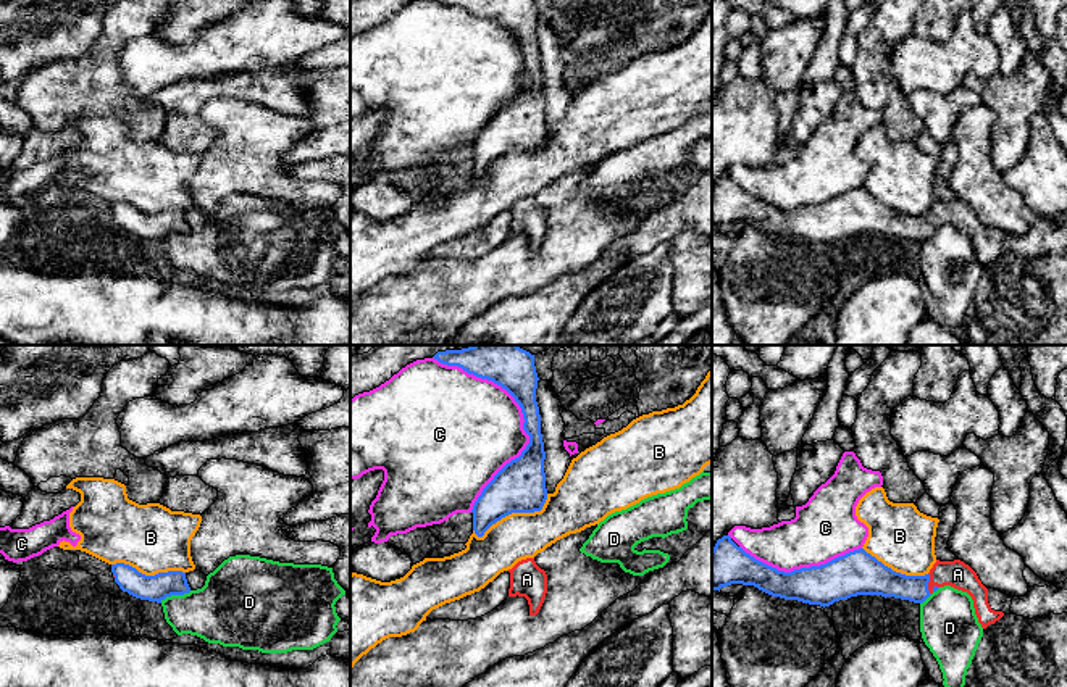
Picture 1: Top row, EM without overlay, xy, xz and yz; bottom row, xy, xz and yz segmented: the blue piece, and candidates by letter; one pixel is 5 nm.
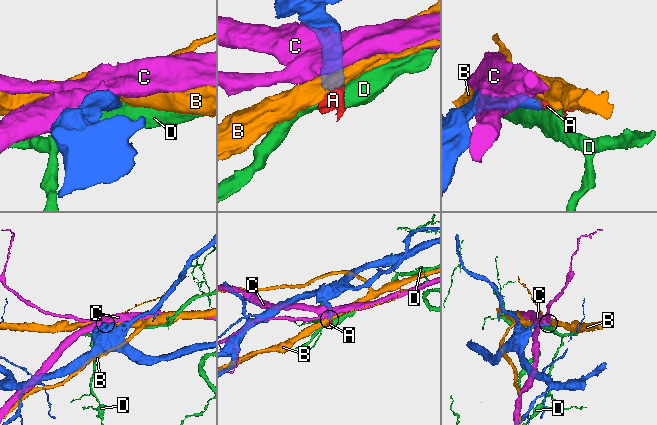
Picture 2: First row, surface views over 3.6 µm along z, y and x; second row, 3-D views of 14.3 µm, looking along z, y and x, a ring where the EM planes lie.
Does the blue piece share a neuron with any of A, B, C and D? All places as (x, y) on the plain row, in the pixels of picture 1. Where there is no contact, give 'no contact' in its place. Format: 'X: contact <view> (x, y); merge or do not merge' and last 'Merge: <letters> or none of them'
A: contact yz (927, 223); merge
B: contact xz (514, 150); do not merge
C: contact xz (523, 57); do not merge
D: contact xy (175, 233); do not merge
Merge: A

